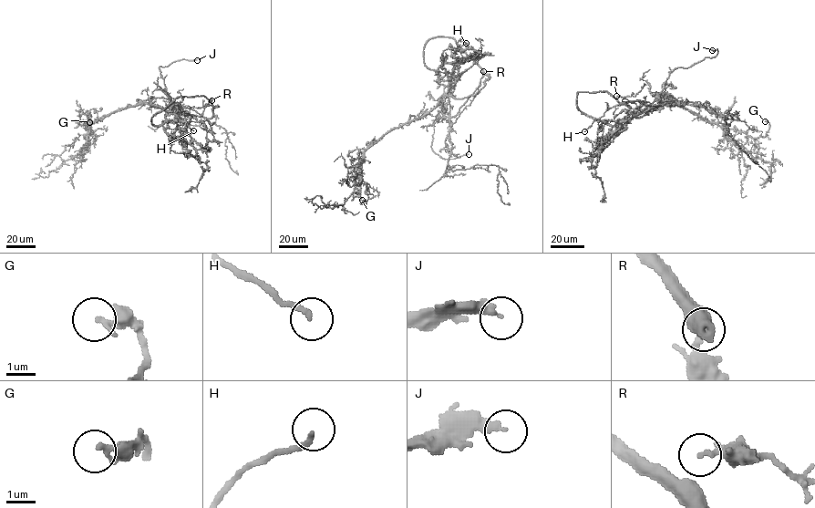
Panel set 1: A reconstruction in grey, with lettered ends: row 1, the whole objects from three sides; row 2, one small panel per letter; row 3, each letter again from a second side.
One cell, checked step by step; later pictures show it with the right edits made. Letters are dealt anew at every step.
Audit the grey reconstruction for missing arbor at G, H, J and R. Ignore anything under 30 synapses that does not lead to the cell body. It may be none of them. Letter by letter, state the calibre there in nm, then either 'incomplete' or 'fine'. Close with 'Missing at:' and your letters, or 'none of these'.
G: calibre 240 nm; fine
H: calibre 170 nm; fine
J: calibre 320 nm; incomplete
R: calibre 140 nm; fine
Missing at: J

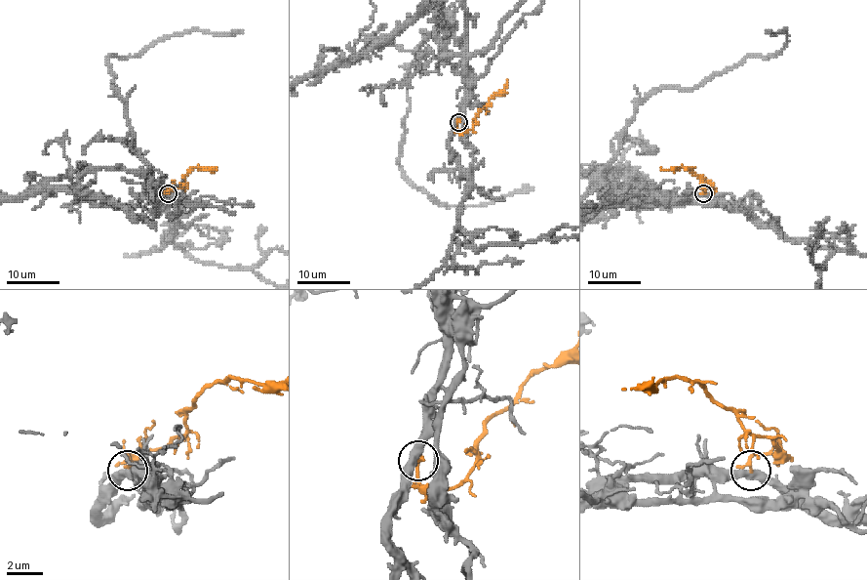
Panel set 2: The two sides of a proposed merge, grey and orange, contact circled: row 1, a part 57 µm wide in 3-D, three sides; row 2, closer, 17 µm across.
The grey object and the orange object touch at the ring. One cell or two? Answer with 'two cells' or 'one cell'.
one cell

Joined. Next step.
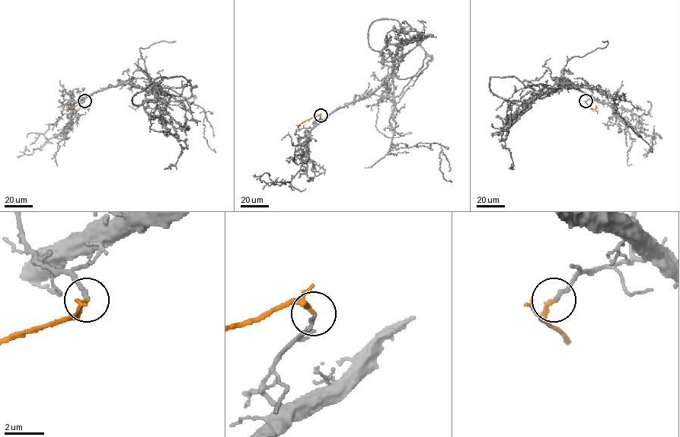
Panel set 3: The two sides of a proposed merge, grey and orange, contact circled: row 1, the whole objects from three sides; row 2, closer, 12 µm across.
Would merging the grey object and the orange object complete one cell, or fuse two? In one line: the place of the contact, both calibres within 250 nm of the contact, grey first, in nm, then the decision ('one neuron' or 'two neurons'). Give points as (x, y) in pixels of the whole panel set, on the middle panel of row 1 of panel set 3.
at (320, 115); 240 nm thick on the grey side, 200 nm on the other; one neuron

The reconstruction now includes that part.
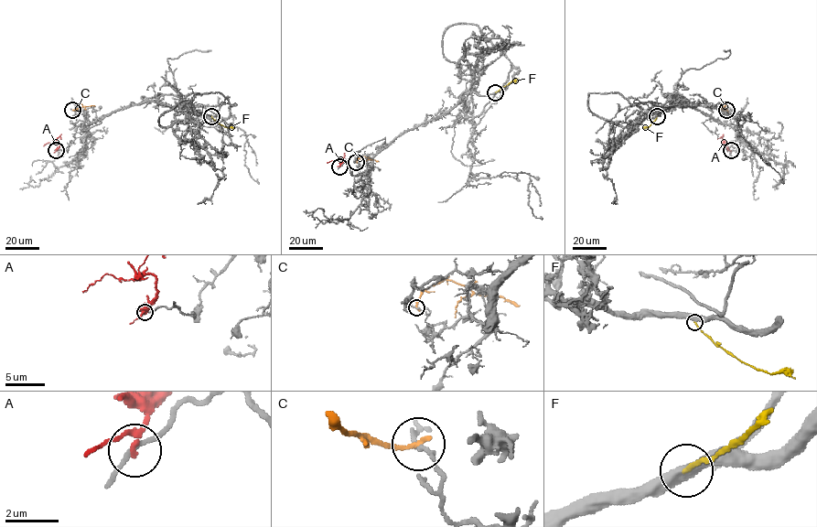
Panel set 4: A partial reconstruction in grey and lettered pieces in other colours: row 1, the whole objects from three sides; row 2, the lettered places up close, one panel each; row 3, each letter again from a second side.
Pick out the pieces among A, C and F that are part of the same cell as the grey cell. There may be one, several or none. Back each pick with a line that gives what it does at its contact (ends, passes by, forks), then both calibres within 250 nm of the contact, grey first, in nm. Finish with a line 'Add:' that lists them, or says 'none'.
Add: none

